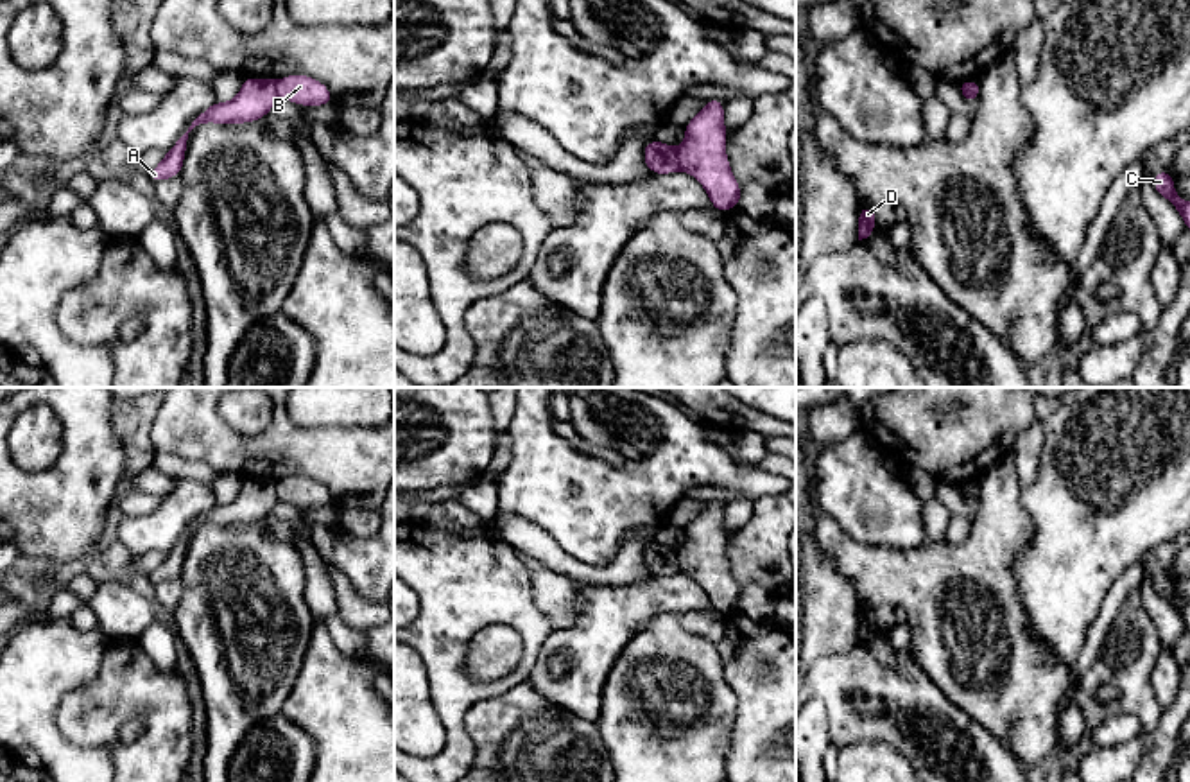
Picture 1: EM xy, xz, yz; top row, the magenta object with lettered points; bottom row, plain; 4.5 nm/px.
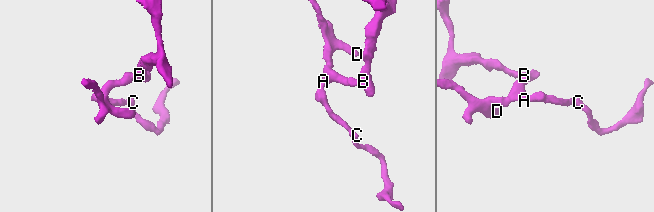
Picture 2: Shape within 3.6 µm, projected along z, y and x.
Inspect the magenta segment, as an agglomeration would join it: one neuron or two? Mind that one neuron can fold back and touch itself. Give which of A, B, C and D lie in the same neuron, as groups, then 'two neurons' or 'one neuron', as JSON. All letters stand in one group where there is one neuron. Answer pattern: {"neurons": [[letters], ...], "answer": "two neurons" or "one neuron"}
{"neurons": [["A", "C", "D"], ["B"]], "answer": "two neurons"}

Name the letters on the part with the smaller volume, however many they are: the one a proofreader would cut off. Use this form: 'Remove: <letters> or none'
Remove: B

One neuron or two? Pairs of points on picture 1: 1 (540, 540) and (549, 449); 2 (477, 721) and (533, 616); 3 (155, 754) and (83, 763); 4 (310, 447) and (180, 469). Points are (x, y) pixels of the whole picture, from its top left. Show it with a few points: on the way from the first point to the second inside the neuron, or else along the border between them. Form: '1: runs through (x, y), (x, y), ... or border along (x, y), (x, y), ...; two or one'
1: border along (500, 517), (513, 515), (538, 524), (572, 556); two
2: border along (527, 678), (479, 698), (465, 714), (466, 732); two
3: border along (72, 743), (104, 748), (113, 763); two
4: border along (165, 452), (192, 461), (206, 461), (219, 472); two

